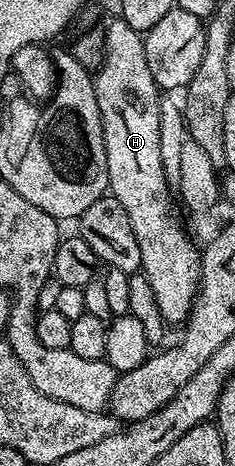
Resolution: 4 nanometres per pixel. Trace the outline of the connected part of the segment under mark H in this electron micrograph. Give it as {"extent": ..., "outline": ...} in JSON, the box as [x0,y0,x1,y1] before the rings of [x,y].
{"extent":[94,18,201,325],"outline":[[[121,18],[108,19],[105,27],[105,50],[103,65],[94,73],[97,106],[103,123],[103,141],[107,155],[107,187],[121,206],[125,206],[125,214],[129,214],[129,226],[133,226],[133,235],[137,238],[137,246],[141,246],[141,272],[149,278],[149,286],[153,286],[153,294],[157,298],[157,306],[161,306],[161,314],[168,325],[182,325],[191,315],[191,307],[195,305],[195,296],[199,293],[199,275],[201,274],[201,252],[189,237],[183,233],[175,216],[171,213],[173,194],[165,182],[165,170],[161,170],[161,130],[159,129],[159,105],[161,90],[155,84],[153,74],[149,74],[149,62],[145,62],[145,46],[143,36],[133,30]]]}

